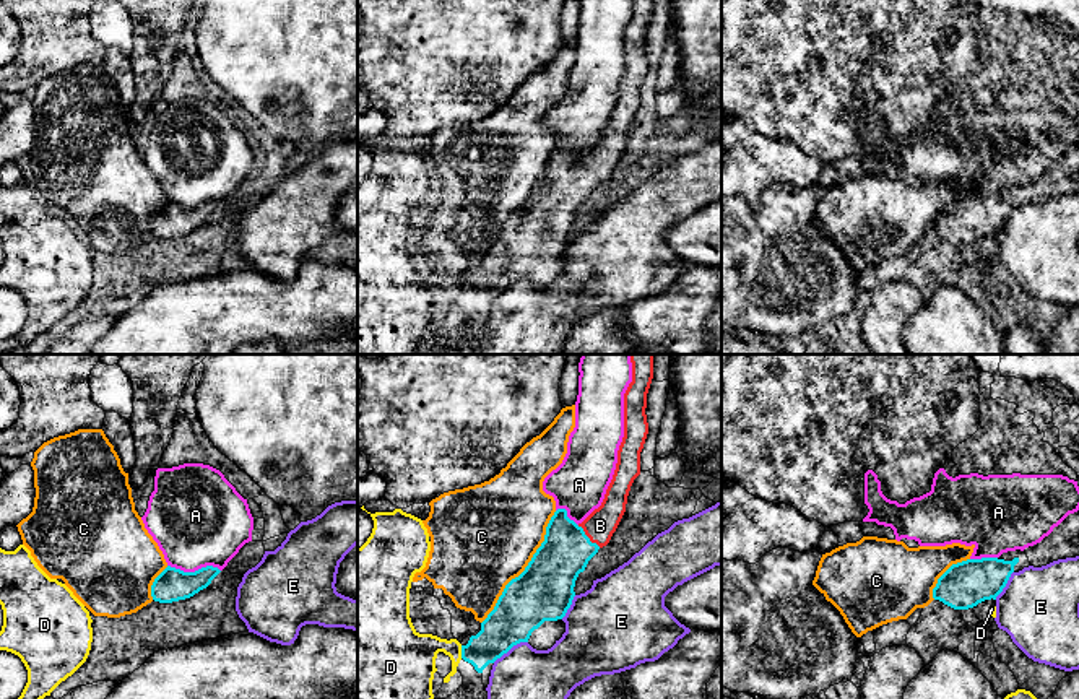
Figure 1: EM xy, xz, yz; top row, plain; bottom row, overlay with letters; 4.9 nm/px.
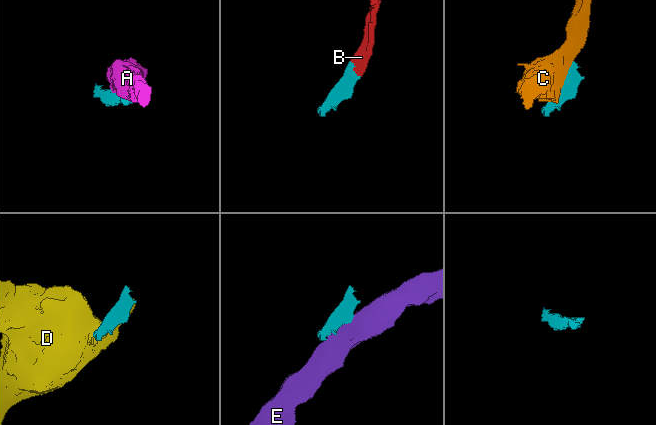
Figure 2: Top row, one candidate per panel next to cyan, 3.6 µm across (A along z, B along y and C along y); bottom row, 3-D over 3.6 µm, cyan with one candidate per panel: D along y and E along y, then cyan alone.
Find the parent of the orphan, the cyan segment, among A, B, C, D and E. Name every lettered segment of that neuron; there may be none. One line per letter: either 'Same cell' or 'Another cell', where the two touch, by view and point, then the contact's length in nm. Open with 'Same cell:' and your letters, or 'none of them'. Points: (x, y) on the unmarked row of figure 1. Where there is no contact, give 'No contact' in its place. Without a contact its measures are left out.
Same cell: B
A: Another cell. Touches cyan at xy (195, 207). Shared border 260 nm
B: Same cell. Touches cyan at xz (587, 173). Shared border 160 nm
C: Another cell. Touches cyan at xz (525, 204). Shared border 650 nm
D: Another cell. Touches cyan at xz (462, 288). Shared border 60 nm
E: Another cell. Touches cyan at xz (509, 285). Shared border 200 nm

